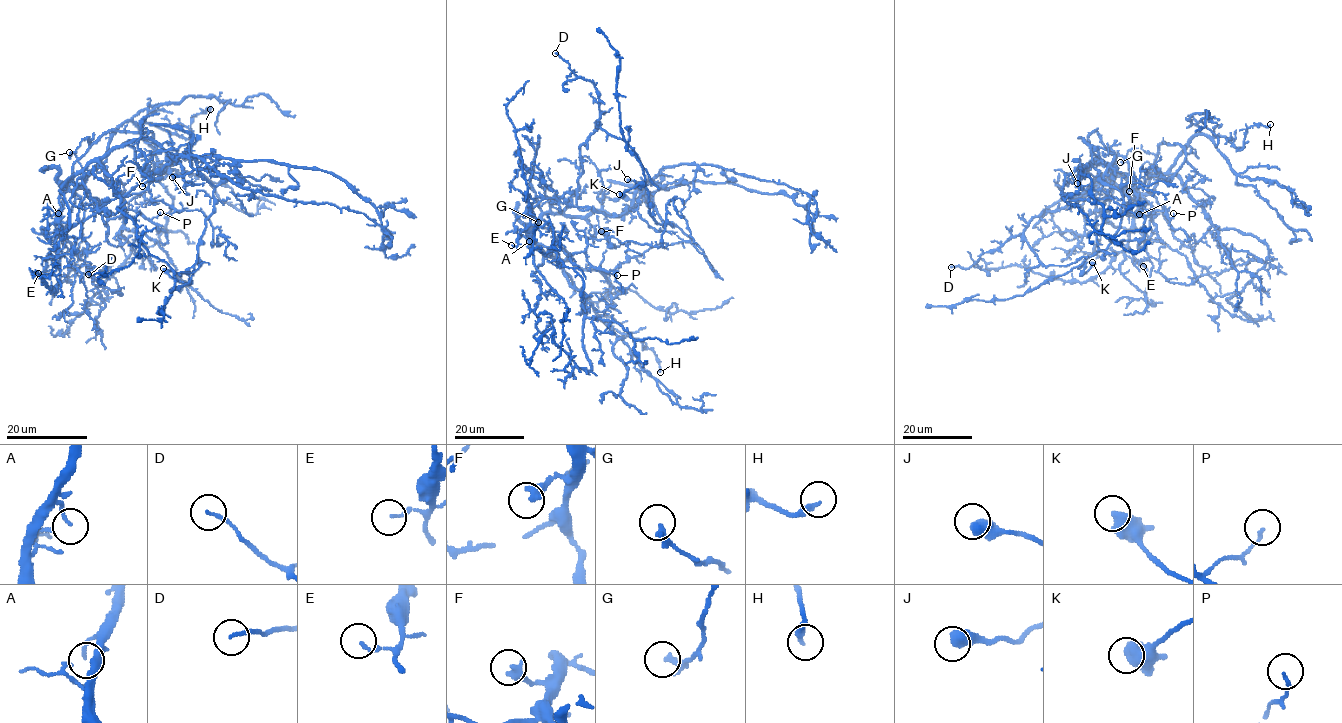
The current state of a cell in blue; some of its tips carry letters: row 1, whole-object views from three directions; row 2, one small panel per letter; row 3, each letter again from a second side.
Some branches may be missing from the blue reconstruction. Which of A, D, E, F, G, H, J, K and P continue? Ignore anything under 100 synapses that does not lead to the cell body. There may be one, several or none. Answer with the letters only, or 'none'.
none

